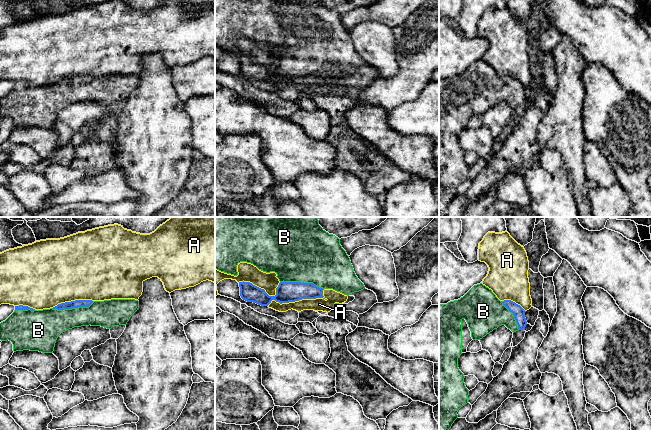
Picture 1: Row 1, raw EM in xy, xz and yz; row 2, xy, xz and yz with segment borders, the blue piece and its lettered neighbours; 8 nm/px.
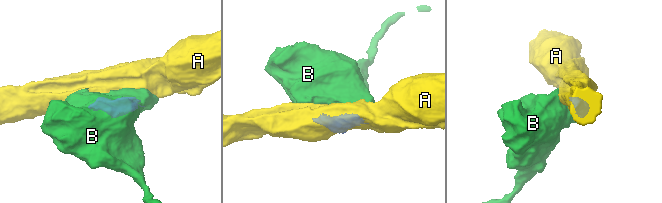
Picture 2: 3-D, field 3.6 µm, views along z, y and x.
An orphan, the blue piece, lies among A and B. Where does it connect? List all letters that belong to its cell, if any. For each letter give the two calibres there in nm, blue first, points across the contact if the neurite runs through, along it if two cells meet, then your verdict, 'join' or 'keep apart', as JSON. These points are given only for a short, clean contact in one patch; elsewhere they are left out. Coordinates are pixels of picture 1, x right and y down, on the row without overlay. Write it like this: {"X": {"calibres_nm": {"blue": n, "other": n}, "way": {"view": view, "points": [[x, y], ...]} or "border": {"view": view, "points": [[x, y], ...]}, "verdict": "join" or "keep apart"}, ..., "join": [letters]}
{"A": {"calibres_nm": {"blue": 170, "other": 110}, "verdict": "keep apart"}, "B": {"calibres_nm": {"blue": 170, "other": 480}, "verdict": "join"}, "join": ["B"]}

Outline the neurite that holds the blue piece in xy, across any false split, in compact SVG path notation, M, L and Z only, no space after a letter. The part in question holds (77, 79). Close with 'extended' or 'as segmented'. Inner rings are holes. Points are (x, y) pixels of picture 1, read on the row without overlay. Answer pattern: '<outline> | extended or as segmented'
M135 75L75 76L43 86L19 81L0 99L0 116L11 117L14 128L53 129L61 109L89 101L107 105L126 101L138 84L139 77Z | extended

